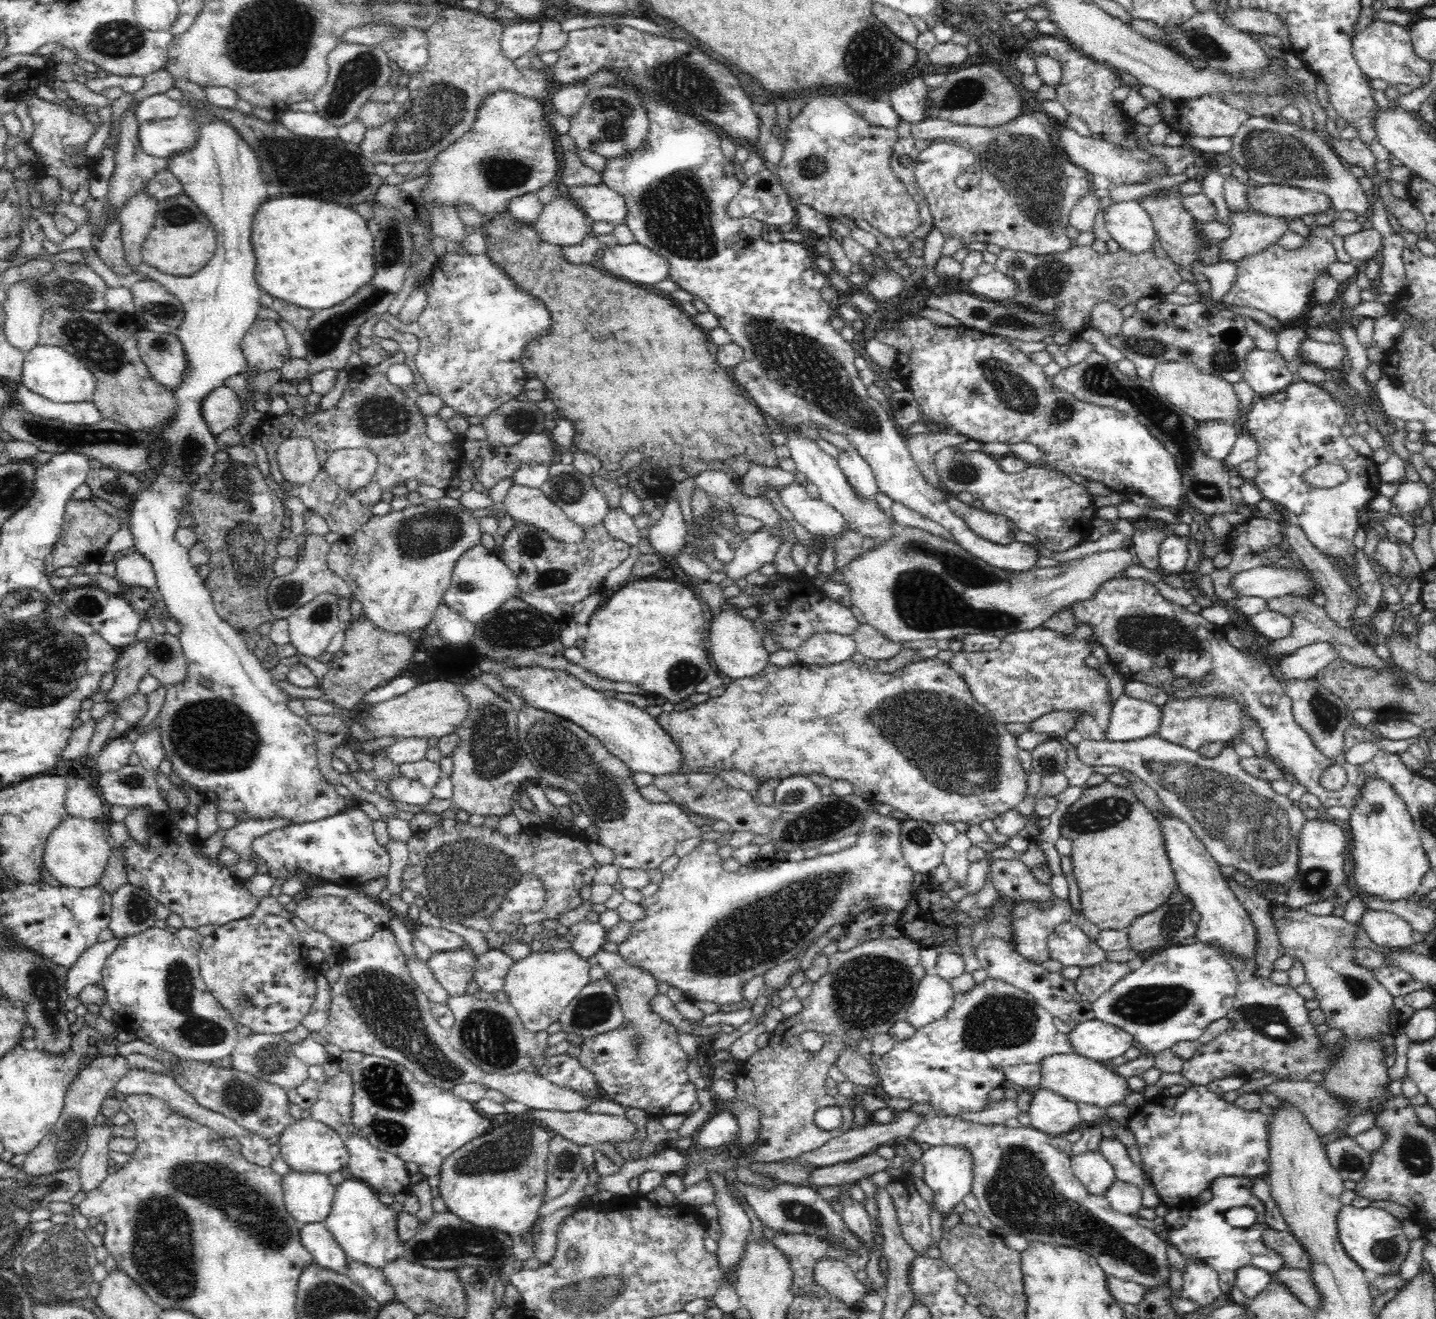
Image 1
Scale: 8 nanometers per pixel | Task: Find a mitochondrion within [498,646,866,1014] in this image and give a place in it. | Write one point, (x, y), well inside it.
(762, 931)

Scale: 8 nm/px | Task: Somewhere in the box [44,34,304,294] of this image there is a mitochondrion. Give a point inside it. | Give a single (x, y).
(178, 214)

